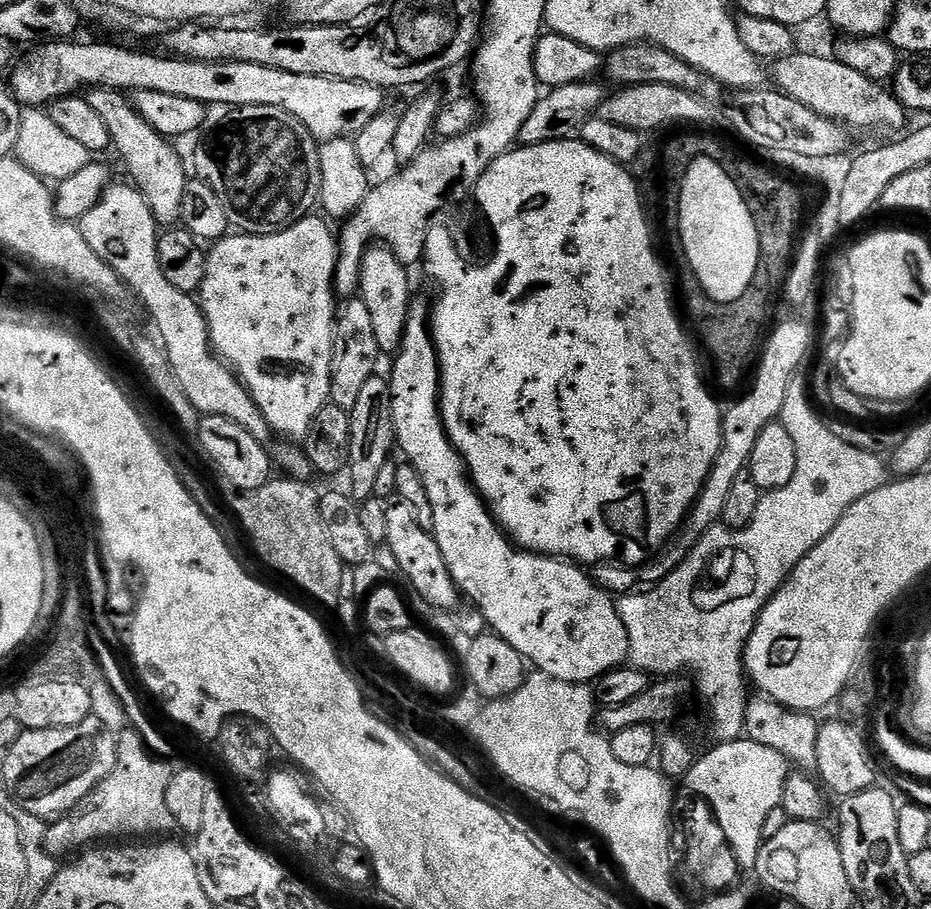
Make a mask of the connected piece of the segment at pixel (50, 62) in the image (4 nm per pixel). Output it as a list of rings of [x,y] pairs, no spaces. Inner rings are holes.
[[[48,42],[37,47],[20,65],[10,79],[10,91],[21,105],[29,108],[47,106],[63,96],[70,96],[89,88],[115,88],[123,94],[135,94],[142,90],[155,90],[158,94],[174,94],[174,98],[190,98],[205,106],[225,104],[225,109],[246,106],[278,106],[306,126],[317,142],[343,140],[355,137],[375,115],[385,109],[385,89],[372,84],[360,84],[356,80],[335,80],[329,76],[286,74],[286,70],[274,70],[270,66],[254,66],[250,62],[224,60],[220,64],[207,64],[197,60],[181,60],[171,54],[155,56],[152,52],[135,52],[132,48],[118,48],[114,44],[72,44],[76,42]]]

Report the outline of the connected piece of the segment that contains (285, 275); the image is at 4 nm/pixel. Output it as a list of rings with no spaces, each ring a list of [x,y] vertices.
[[[309,214],[294,226],[290,226],[278,234],[270,234],[269,236],[229,234],[224,239],[215,241],[207,249],[206,274],[202,278],[202,286],[198,293],[200,309],[204,312],[204,318],[208,323],[208,340],[212,343],[212,351],[235,372],[237,380],[251,394],[252,400],[258,406],[260,413],[266,418],[268,427],[272,429],[273,433],[277,437],[291,438],[296,442],[303,441],[304,437],[308,435],[318,410],[322,410],[322,406],[329,403],[332,394],[332,341],[338,319],[338,303],[336,304],[336,300],[338,301],[336,291],[338,240],[334,232],[328,229],[329,221],[319,215],[317,216],[316,214]]]

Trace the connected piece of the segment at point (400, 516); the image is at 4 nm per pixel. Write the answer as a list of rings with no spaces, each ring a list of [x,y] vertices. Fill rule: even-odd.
[[[392,502],[386,510],[386,542],[398,560],[400,576],[408,579],[408,584],[432,608],[441,608],[442,613],[452,614],[462,601],[462,593],[456,587],[454,578],[450,578],[450,570],[446,570],[446,558],[442,558],[442,550],[438,550],[438,542],[431,531],[422,526],[412,513],[412,507],[403,502]]]

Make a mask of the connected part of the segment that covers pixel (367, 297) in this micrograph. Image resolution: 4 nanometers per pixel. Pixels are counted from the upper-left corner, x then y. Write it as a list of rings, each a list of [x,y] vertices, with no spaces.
[[[383,245],[368,248],[360,267],[358,294],[366,302],[366,308],[373,319],[374,338],[378,338],[381,353],[393,355],[400,348],[402,331],[405,329],[406,314],[412,301],[410,294],[409,269],[396,255]]]

